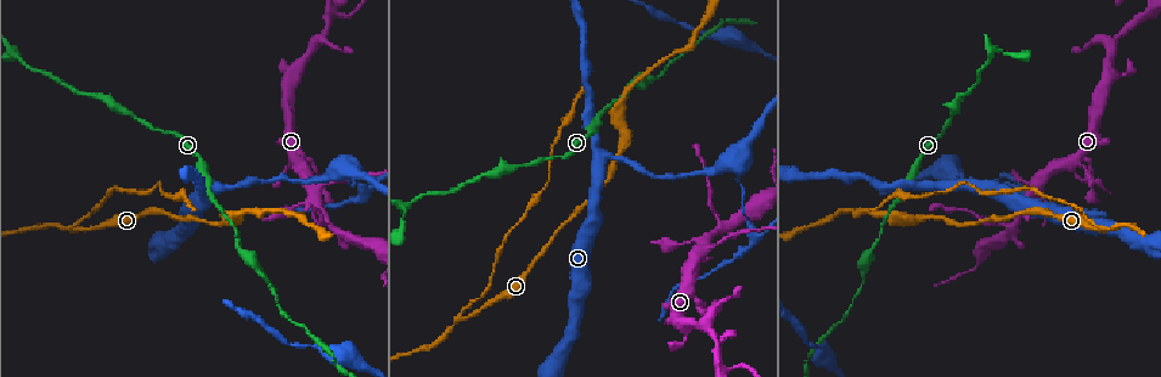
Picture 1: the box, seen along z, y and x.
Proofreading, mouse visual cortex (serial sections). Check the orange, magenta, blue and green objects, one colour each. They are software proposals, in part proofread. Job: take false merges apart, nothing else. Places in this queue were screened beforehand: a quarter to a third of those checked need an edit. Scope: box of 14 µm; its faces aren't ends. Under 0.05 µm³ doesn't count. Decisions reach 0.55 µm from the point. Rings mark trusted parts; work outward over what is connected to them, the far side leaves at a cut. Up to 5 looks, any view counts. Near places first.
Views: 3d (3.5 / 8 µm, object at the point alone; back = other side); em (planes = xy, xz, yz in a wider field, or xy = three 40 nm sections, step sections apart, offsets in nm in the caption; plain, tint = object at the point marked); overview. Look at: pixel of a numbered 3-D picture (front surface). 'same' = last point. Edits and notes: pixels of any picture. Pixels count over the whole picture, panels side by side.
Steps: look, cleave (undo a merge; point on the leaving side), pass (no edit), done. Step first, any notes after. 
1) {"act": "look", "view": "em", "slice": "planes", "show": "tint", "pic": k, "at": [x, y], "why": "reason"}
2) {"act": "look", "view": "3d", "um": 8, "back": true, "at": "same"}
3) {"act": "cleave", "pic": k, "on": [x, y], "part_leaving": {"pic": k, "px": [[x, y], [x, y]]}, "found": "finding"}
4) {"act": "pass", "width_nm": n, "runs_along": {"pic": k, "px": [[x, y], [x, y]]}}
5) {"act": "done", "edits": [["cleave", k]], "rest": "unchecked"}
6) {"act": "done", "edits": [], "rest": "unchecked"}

{"act": "look", "view": "3d", "um": 3.5, "back": true, "pic": 1, "at": [1105, 227]}

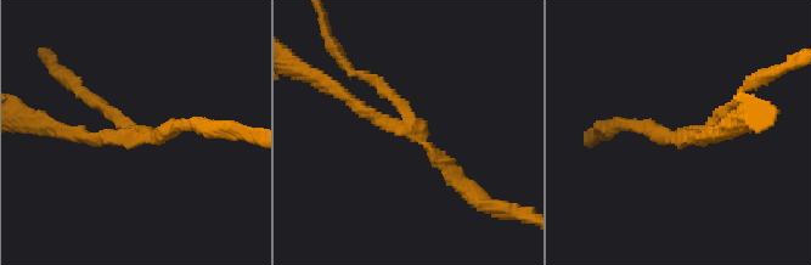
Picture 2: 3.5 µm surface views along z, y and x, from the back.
{"act": "look", "view": "em", "slice": "xy", "step": 5, "show": "tint", "pic": 2, "at": [684, 136], "arms": 3, "arm_widths_nm": [150, 200, 200]}

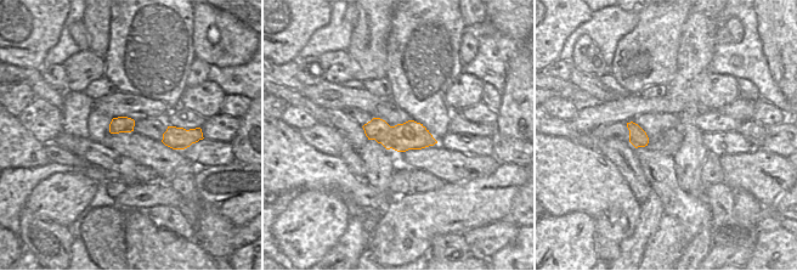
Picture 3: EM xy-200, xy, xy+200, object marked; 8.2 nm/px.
{"act": "cleave", "pic": 2, "on": [722, 111], "part_leaving": {"pic": 2, "px": [[412, 122], [398, 100], [342, 60]]}, "found": "a second cell is stuck on"}

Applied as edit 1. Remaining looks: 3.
{"act": "look", "view": "overview", "why": "redraw"}

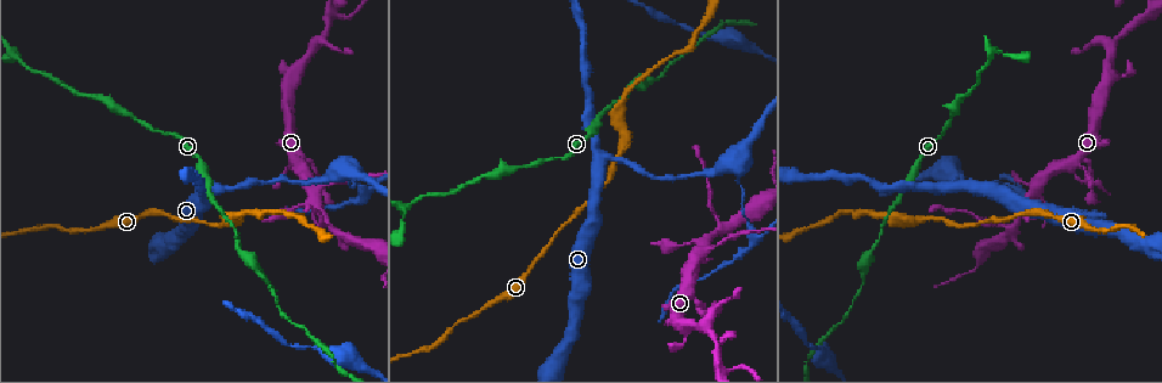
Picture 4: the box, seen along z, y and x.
{"act": "look", "view": "3d", "um": 3.5, "pic": 4, "at": [16, 57], "why": "arms part here"}

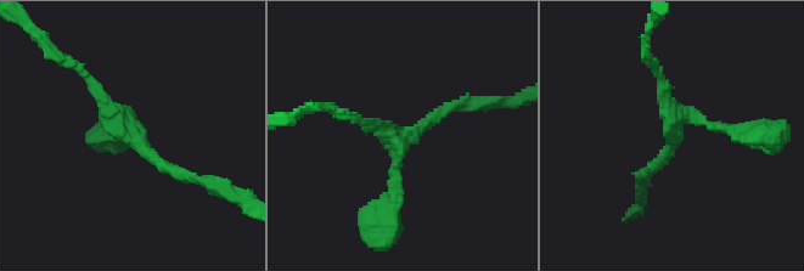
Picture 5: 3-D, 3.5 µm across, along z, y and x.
{"act": "look", "view": "em", "slice": "planes", "show": "tint", "pic": 5, "at": [405, 136], "arms": 3, "arm_widths_nm": [150, 200, 200]}

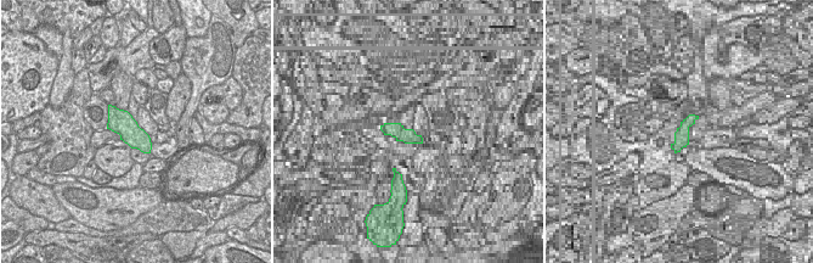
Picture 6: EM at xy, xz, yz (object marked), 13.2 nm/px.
{"act": "pass", "width_nm": 300, "runs_along": {"pic": 5, "px": [[462, 103], [395, 144], [392, 203]]}, "found": "continuous, no second cell"}

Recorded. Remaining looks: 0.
{"act": "done", "edits": [["cleave", 2]], "rest": "unchecked"}

